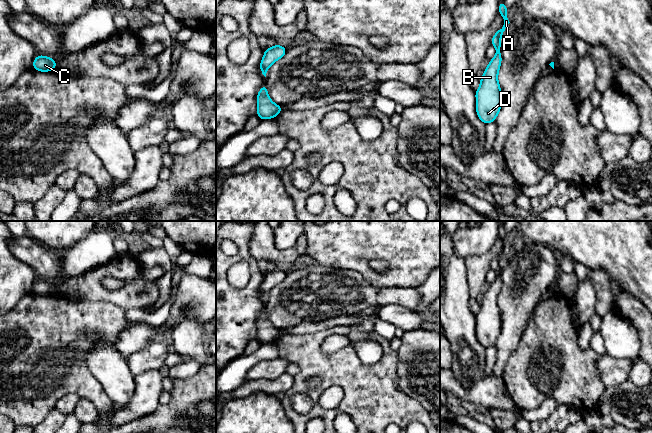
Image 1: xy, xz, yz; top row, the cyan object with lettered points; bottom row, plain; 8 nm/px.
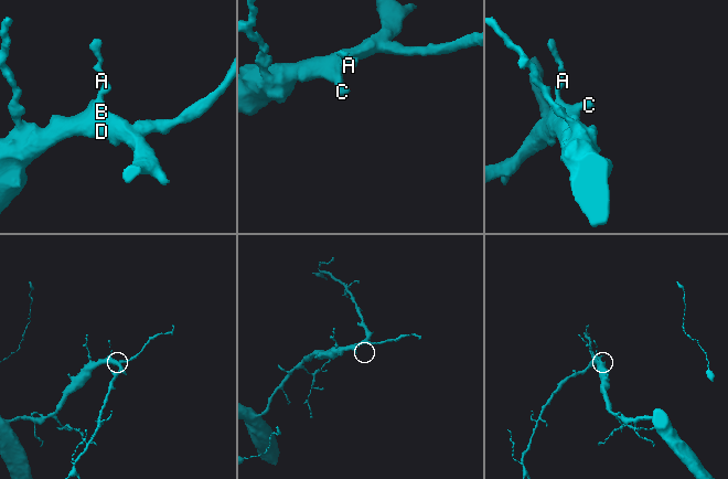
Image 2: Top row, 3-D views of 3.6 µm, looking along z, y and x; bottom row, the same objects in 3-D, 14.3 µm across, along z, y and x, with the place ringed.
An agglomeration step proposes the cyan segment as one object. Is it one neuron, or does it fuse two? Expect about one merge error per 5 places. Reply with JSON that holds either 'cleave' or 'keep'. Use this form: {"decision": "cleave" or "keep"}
{"decision": "keep"}

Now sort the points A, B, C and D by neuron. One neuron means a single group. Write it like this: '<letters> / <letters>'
A B C D

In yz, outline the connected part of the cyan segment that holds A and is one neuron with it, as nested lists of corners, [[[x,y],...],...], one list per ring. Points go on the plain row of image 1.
[[[504,225],[499,226],[499,238],[504,243],[504,249],[494,258],[491,264],[491,268],[496,272],[496,279],[486,291],[480,303],[480,311],[475,316],[476,337],[479,343],[485,348],[495,345],[502,329],[502,316],[498,307],[498,296],[502,285],[500,275],[501,260],[510,247],[507,242],[508,234]]]

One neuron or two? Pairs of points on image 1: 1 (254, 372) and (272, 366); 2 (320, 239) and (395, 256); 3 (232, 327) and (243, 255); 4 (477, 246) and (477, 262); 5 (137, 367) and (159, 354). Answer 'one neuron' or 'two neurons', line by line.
1: one neuron
2: one neuron
3: one neuron
4: two neurons
5: one neuron

